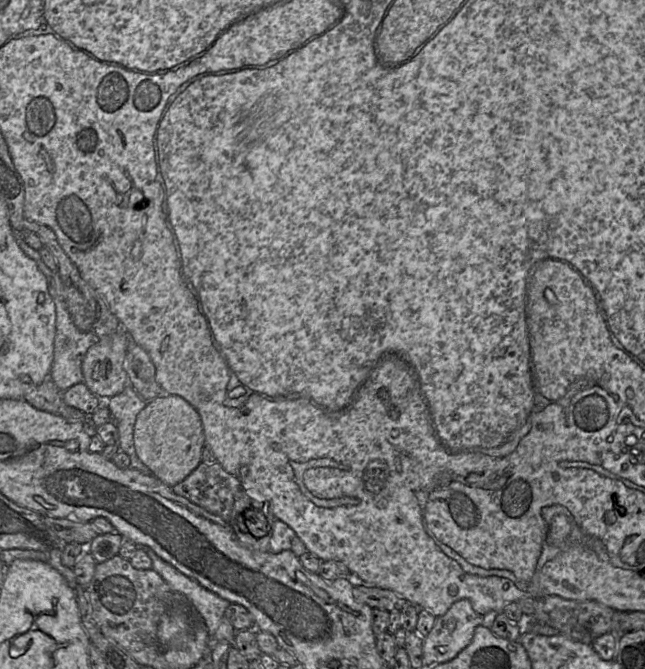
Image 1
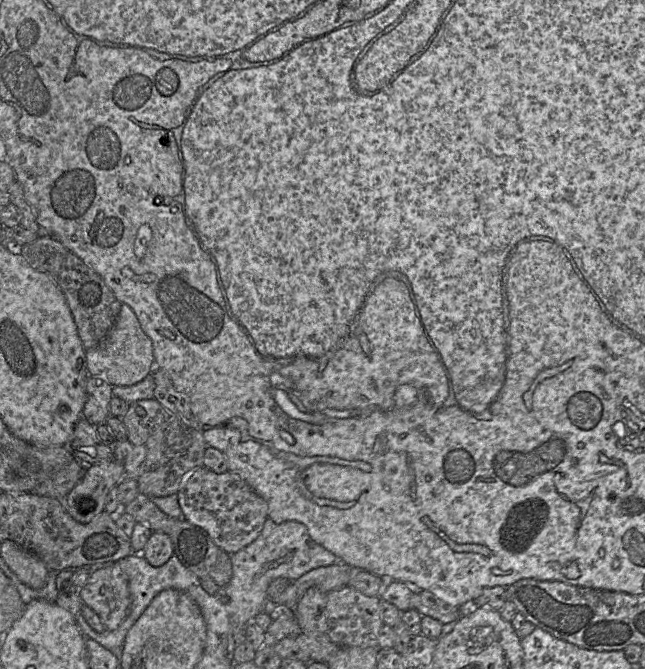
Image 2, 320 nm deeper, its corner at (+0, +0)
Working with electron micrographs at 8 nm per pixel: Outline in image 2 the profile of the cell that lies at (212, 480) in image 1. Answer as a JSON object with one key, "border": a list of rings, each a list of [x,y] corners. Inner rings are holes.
{"border":[[[202,466],[188,476],[177,495],[185,520],[206,531],[212,541],[229,555],[252,543],[267,519],[264,499],[235,472],[218,474]]]}

